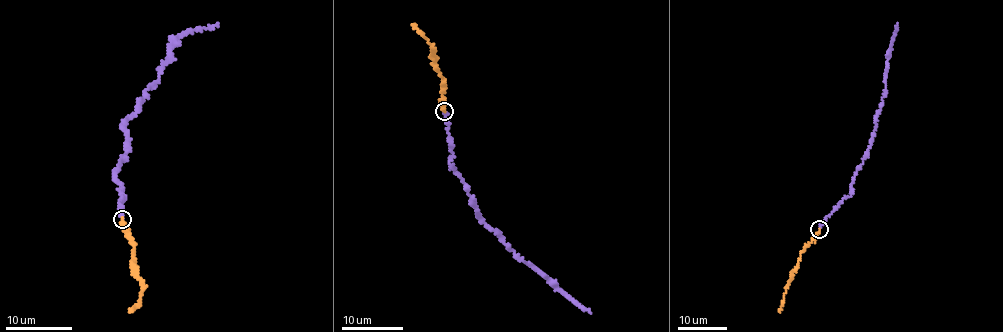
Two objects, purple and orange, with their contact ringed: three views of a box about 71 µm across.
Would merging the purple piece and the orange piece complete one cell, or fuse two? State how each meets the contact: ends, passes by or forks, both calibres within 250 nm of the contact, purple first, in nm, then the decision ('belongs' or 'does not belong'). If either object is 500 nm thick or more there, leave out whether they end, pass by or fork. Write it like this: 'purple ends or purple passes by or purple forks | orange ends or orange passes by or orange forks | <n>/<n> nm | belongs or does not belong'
purple ends | orange ends | 160/160 nm | belongs

